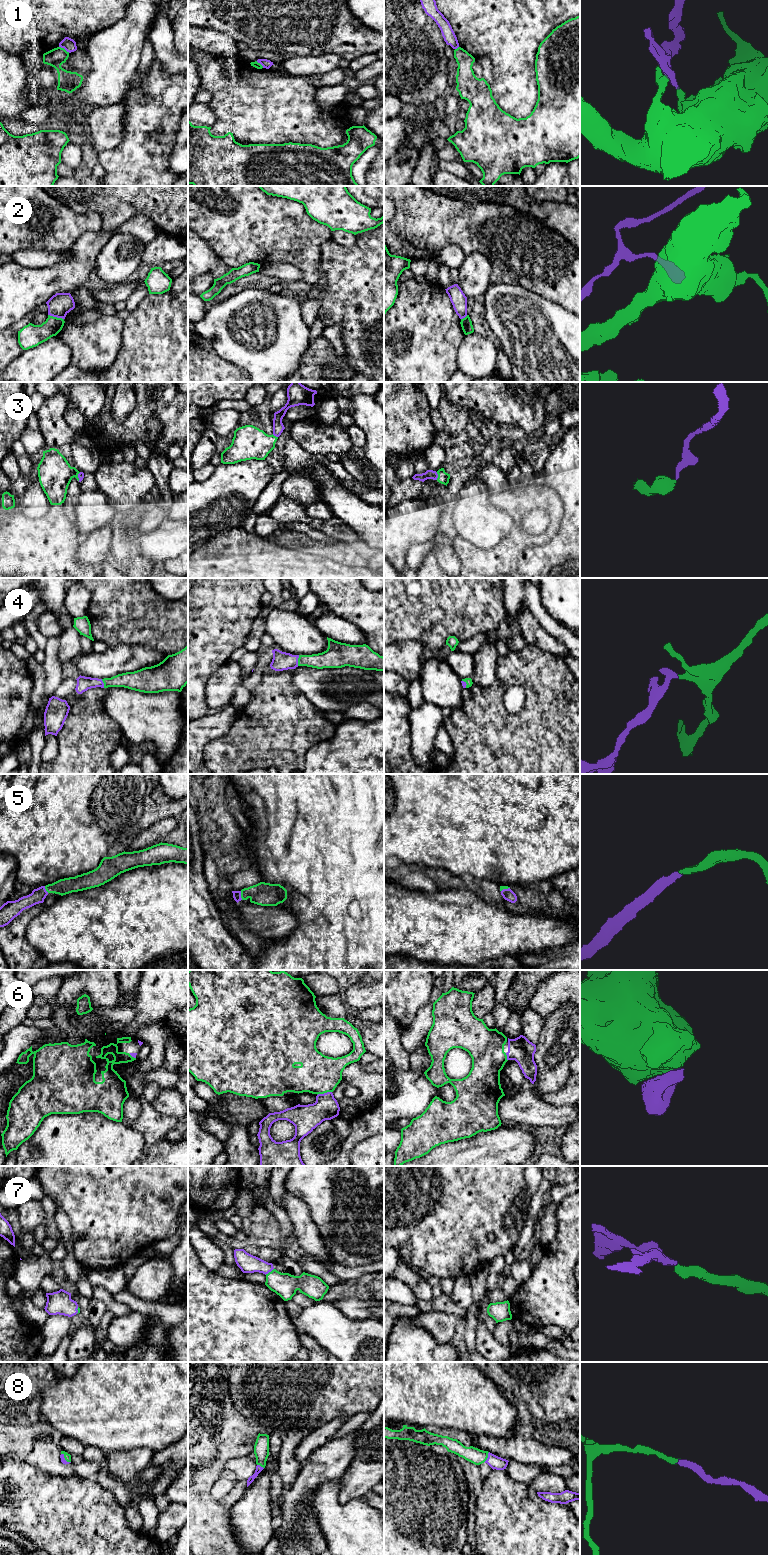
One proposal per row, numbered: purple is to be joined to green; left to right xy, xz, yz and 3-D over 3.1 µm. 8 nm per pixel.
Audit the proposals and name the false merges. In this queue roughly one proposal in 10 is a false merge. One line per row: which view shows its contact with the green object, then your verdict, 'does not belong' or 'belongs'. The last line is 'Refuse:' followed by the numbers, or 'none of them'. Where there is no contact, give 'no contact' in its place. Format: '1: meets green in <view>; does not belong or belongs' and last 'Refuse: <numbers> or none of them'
1: meets green in xy; does not belong
2: meets green in xy; does not belong
3: meets green in yz; belongs
4: meets green in xz; belongs
5: meets green in xz; belongs
6: meets green in xz; belongs
7: meets green in xz; belongs
8: meets green in yz; belongs
Refuse: 1, 2

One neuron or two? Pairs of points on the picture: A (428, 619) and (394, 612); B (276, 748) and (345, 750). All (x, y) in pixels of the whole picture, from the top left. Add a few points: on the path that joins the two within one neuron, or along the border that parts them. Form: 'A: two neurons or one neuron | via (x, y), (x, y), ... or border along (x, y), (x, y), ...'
A: one neuron | via (420, 612), (402, 612)
B: two neurons | border along (330, 738), (314, 744), (306, 752), (304, 763)

